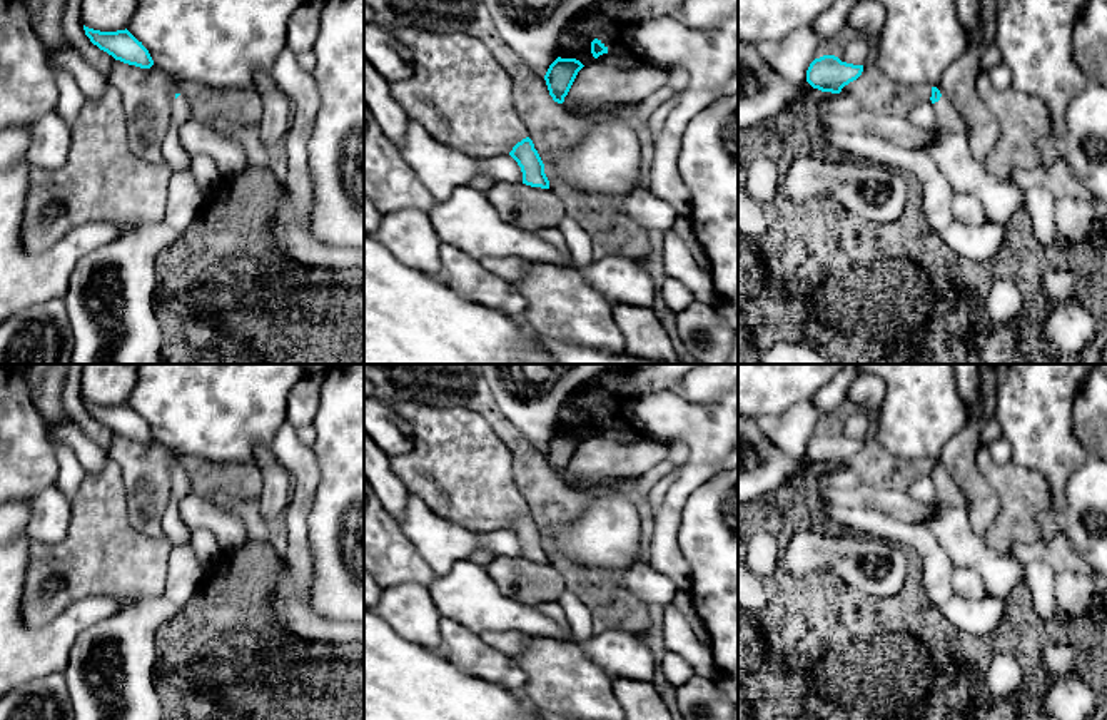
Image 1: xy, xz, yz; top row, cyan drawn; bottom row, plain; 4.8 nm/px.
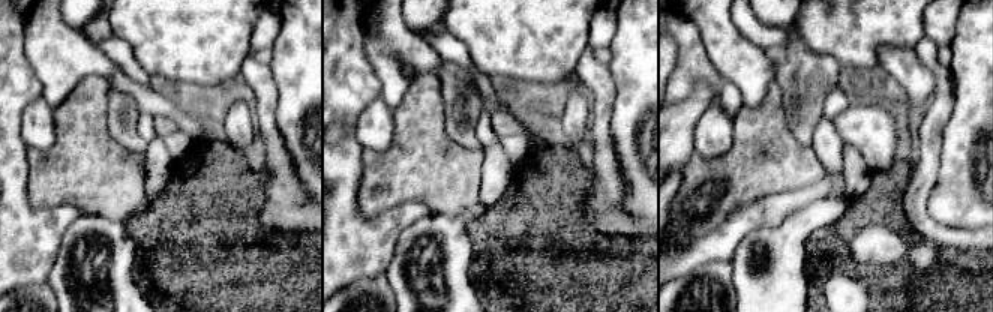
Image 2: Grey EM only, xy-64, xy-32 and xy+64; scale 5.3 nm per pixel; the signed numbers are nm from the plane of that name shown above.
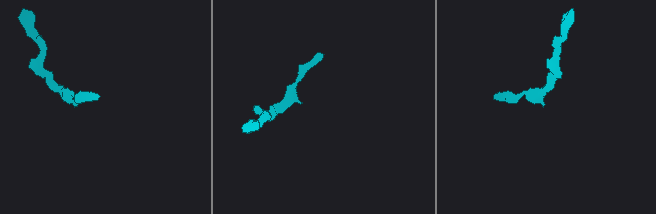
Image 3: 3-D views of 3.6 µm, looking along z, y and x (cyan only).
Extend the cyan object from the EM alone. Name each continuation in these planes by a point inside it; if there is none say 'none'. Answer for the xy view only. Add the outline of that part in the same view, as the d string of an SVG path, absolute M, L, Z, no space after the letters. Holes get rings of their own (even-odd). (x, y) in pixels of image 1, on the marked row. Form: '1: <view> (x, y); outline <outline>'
1: xy (184, 107); outline M189 90L180 92L180 95L172 102L170 124L180 127L187 120L200 115L200 104Z

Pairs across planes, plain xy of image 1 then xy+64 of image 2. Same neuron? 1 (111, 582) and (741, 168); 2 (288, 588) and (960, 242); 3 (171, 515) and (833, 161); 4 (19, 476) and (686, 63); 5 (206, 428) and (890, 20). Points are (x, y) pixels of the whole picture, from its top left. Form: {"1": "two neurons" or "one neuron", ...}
{"1": "one neuron", "2": "one neuron", "3": "one neuron", "4": "one neuron", "5": "one neuron"}

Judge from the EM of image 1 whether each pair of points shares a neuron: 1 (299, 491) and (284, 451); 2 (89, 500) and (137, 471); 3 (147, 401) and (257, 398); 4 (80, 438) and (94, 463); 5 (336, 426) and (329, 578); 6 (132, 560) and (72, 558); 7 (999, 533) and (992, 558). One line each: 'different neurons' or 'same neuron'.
1: same neuron
2: different neurons
3: same neuron
4: same neuron
5: same neuron
6: same neuron
7: different neurons

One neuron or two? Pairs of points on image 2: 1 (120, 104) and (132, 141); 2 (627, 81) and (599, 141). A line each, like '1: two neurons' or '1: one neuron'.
1: one neuron
2: two neurons

